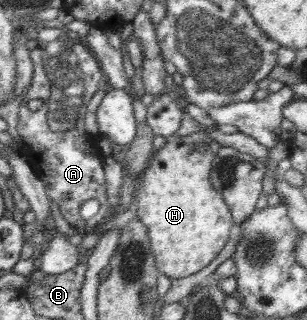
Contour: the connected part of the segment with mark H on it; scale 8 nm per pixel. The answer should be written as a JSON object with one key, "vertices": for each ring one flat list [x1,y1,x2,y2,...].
{"vertices":[[201,131,169,139,151,156,141,175,136,215,147,226,156,267,170,279,203,270,236,232,231,209,209,180,213,158,221,147]]}

